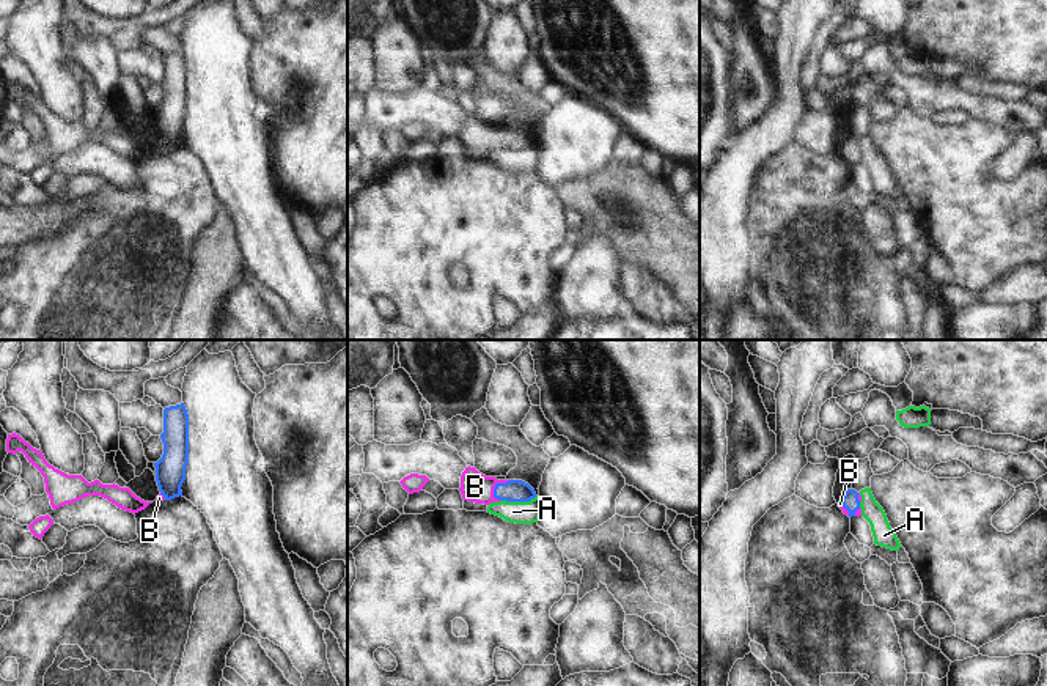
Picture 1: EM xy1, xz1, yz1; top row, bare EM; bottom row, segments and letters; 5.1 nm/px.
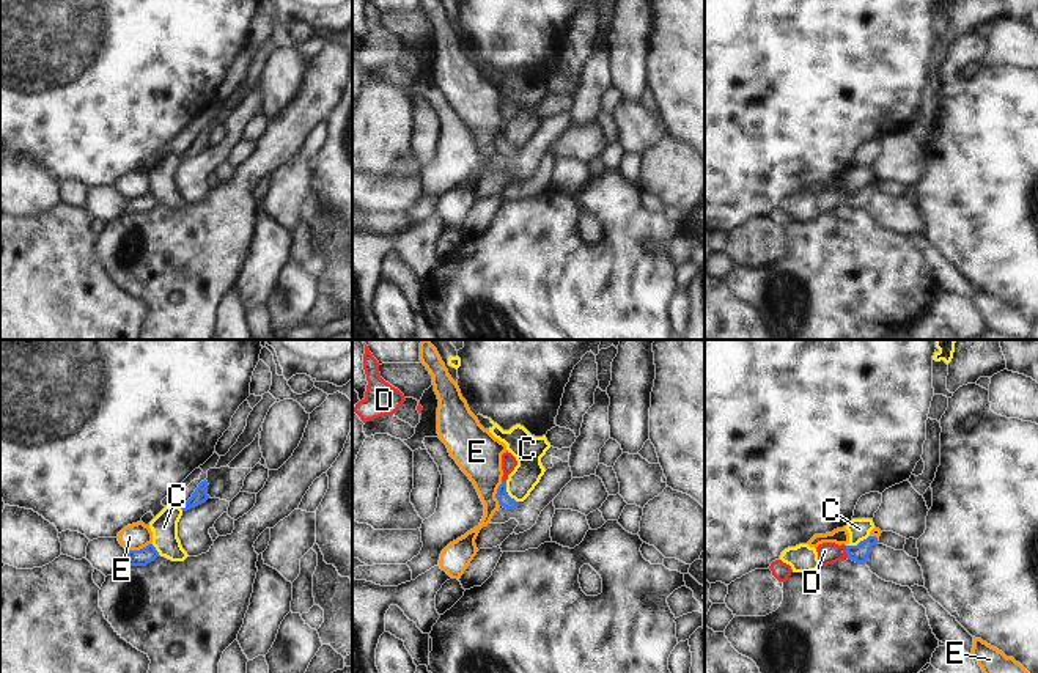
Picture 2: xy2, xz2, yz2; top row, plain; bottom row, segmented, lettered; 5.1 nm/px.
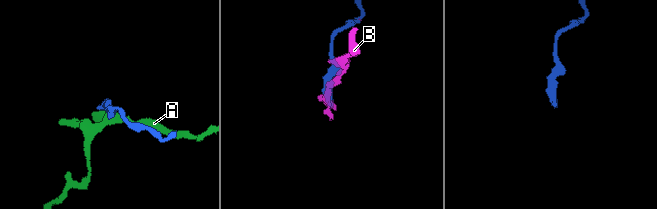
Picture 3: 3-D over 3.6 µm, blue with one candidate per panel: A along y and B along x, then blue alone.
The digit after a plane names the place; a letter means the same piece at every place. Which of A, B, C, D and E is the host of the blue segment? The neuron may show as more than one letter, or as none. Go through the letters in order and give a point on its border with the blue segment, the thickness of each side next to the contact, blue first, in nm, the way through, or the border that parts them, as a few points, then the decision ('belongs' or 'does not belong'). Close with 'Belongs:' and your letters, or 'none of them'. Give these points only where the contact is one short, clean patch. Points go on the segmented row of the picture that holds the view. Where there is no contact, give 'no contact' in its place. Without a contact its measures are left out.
A: xz1 (517, 501) | 110/110 nm | along xz1 (536, 496), (529, 501), (500, 501) | does not belong
B: xz1 (495, 485) | 110/150 nm | across xz1 (514, 490), (495, 485), (475, 486) | belongs
C: xz2 (507, 492) | 70/150 nm | along xz2 (505, 481), (505, 491), (518, 502) | does not belong
D: yz2 (846, 552) | 90/110 nm | along yz2 (845, 546), (848, 557) | does not belong
E: xy2 (140, 549) | 90/140 nm | along xy2 (151, 543), (128, 551) | does not belong
Belongs: B

